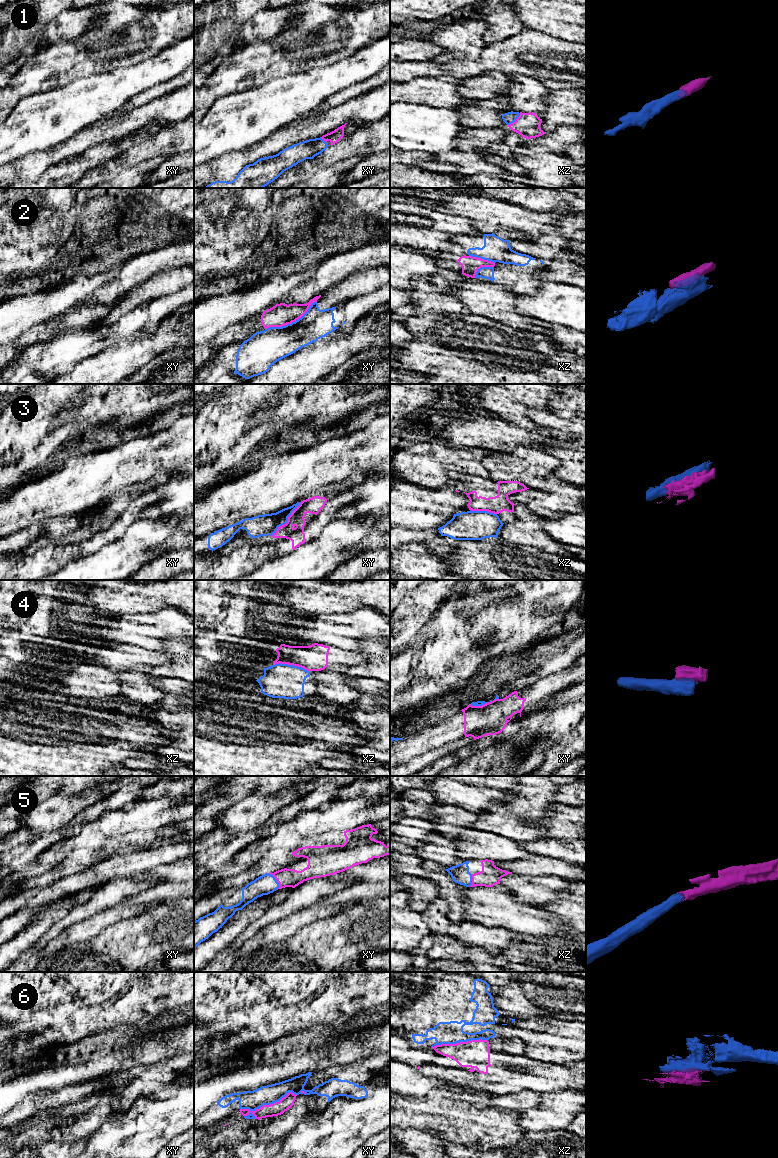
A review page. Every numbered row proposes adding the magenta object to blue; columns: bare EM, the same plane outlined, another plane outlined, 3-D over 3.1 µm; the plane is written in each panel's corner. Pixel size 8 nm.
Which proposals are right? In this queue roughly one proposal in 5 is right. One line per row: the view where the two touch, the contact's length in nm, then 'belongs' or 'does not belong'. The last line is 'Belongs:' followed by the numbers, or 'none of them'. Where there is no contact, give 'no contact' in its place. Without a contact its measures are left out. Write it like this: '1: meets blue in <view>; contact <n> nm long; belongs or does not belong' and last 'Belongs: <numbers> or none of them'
1: meets blue in xz; contact 140 nm long; belongs
2: meets blue in xy; contact 480 nm long; does not belong
3: meets blue in xy; contact 360 nm long; does not belong
4: meets blue in xz; contact 300 nm long; does not belong
5: meets blue in xy; contact 150 nm long; belongs
6: meets blue in xy; contact 480 nm long; does not belong
Belongs: 1, 5

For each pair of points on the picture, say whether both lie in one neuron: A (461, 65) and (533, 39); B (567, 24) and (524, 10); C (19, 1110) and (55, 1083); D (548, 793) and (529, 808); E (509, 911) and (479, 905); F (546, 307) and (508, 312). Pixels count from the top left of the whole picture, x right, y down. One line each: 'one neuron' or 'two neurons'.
A: one neuron
B: one neuron
C: two neurons
D: one neuron
E: one neuron
F: two neurons

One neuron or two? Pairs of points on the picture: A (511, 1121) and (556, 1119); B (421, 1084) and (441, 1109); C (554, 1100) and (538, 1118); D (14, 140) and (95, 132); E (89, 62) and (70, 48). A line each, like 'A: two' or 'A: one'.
A: two
B: two
C: one
D: two
E: one

